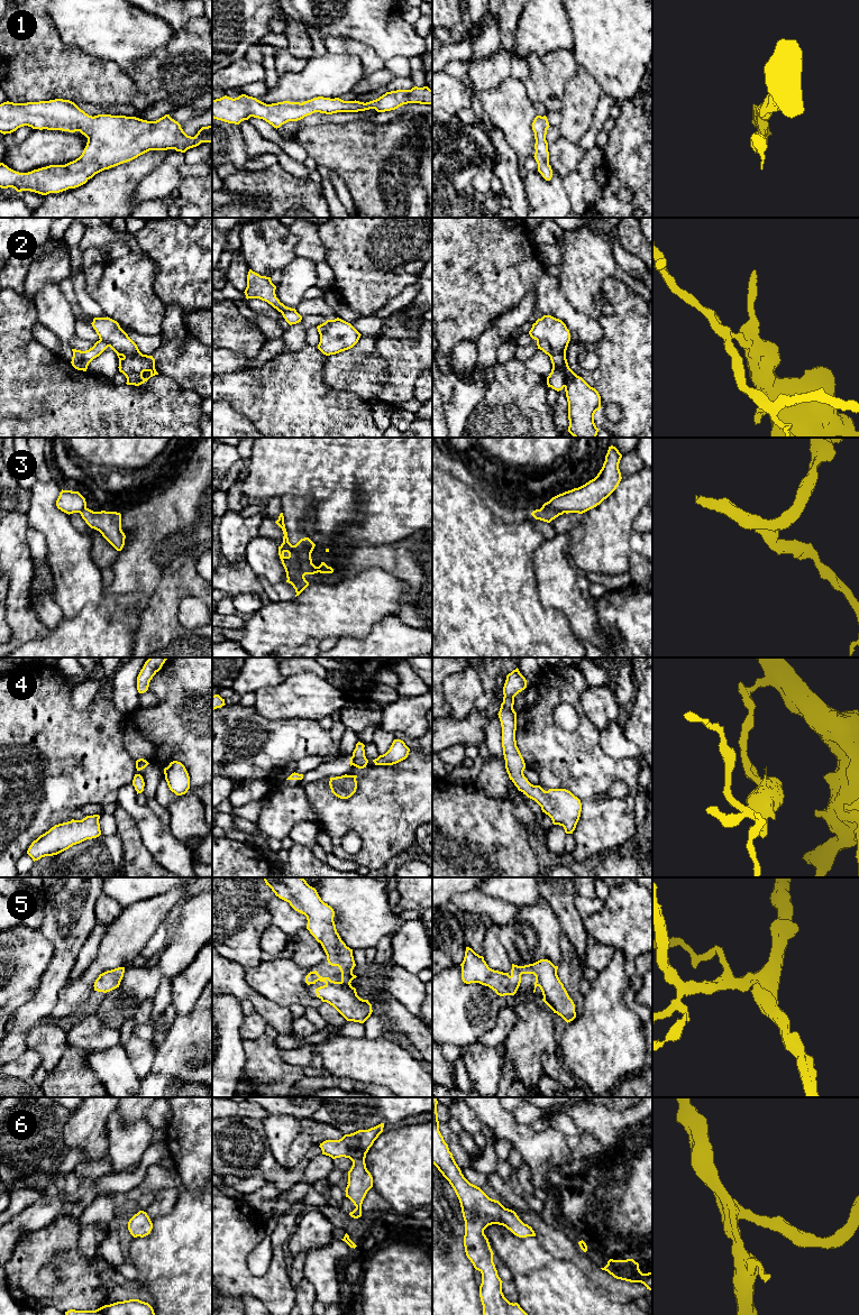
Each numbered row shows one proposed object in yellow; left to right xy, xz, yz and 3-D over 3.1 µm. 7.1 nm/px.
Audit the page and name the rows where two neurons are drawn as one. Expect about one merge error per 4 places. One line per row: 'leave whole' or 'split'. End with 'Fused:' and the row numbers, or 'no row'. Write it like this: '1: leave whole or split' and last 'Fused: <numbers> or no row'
1: leave whole
2: split
3: split
4: leave whole
5: leave whole
6: leave whole
Fused: 2, 3

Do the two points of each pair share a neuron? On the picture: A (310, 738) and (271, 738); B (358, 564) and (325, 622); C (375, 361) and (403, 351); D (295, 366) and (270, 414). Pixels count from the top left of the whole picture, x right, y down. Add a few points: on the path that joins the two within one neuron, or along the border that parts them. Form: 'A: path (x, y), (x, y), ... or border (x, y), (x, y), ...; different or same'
A: path (300, 738), (281, 738); same
B: border (378, 567), (364, 569), (350, 576); different
C: border (375, 339), (375, 351), (384, 361), (386, 368); different
D: path (295, 378), (288, 396), (282, 402); same

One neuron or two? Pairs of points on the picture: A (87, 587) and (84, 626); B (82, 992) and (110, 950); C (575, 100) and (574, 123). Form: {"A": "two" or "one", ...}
{"A": "two", "B": "one", "C": "one"}

